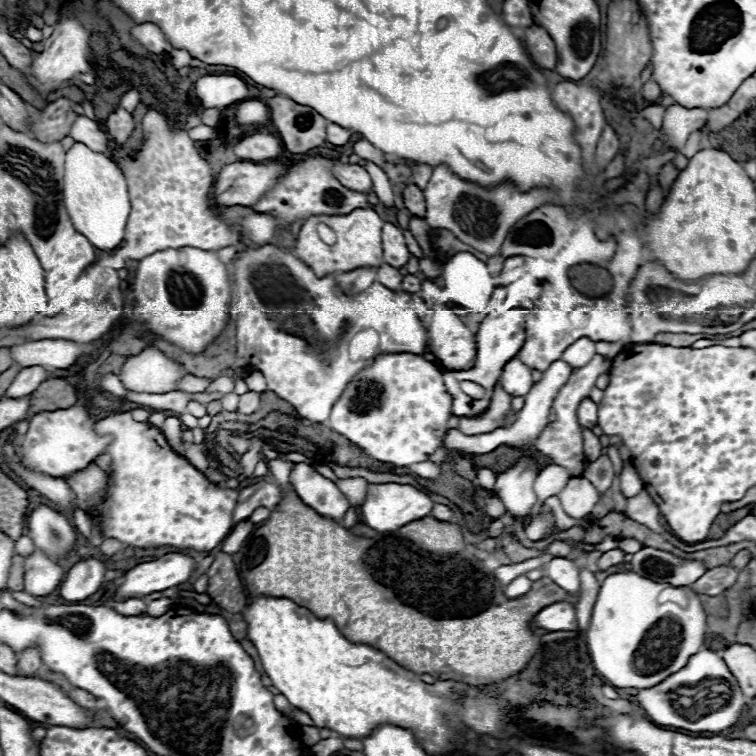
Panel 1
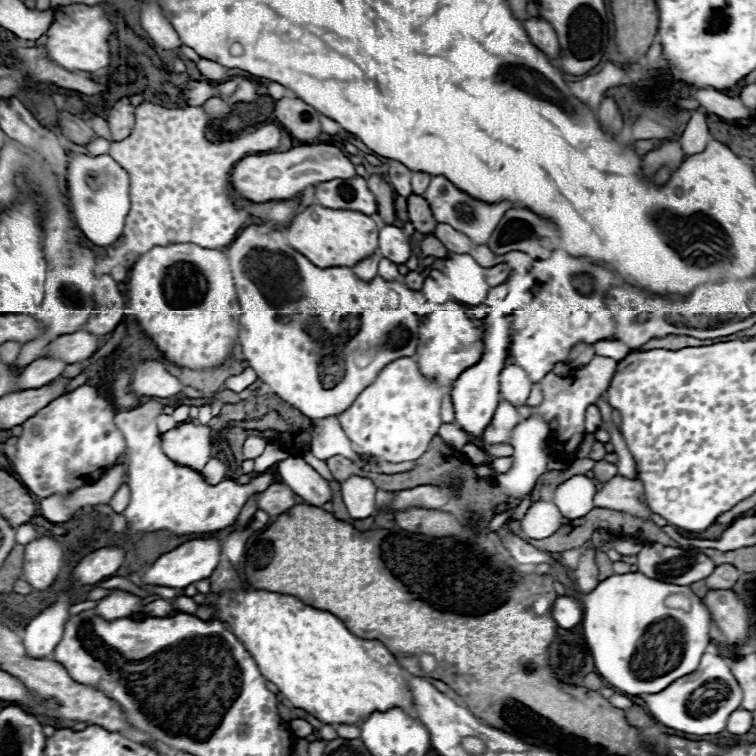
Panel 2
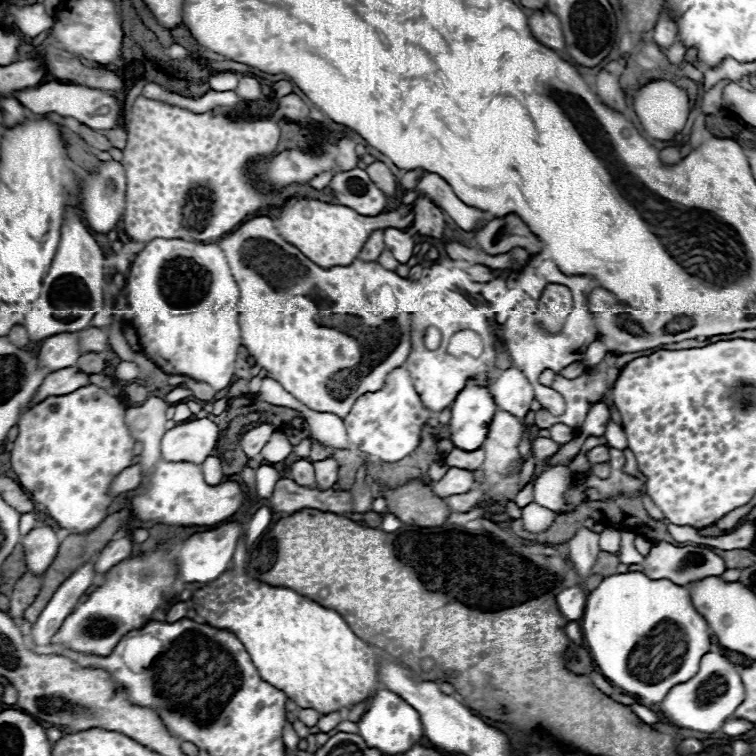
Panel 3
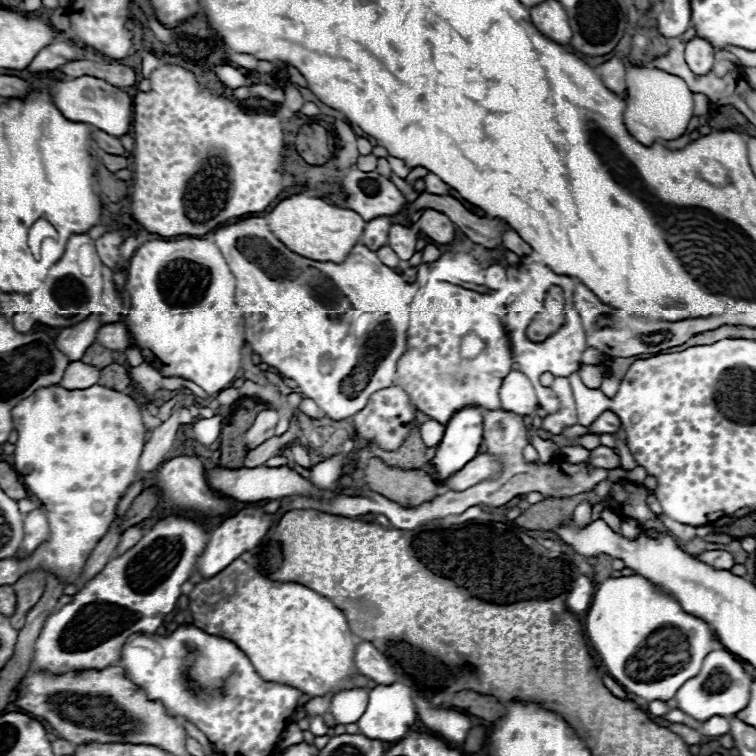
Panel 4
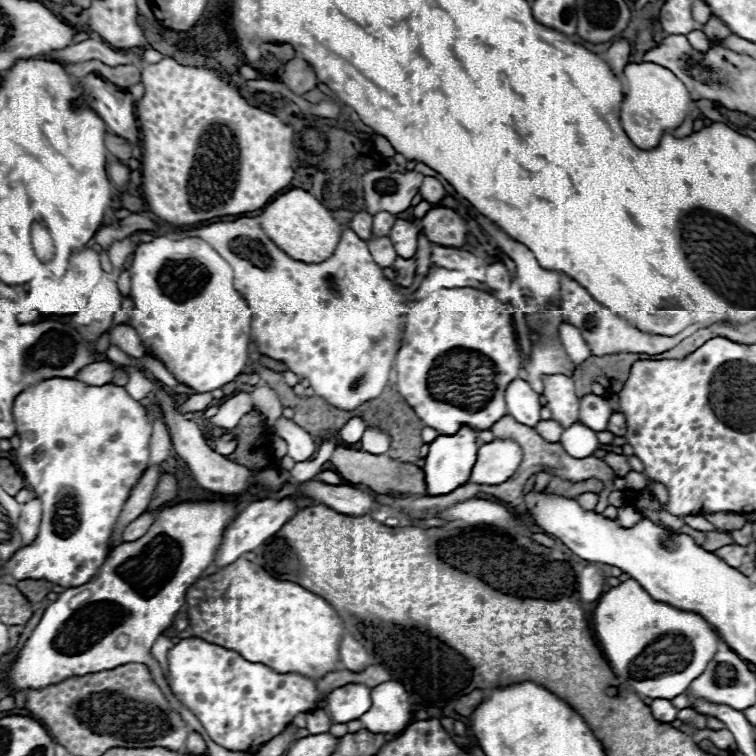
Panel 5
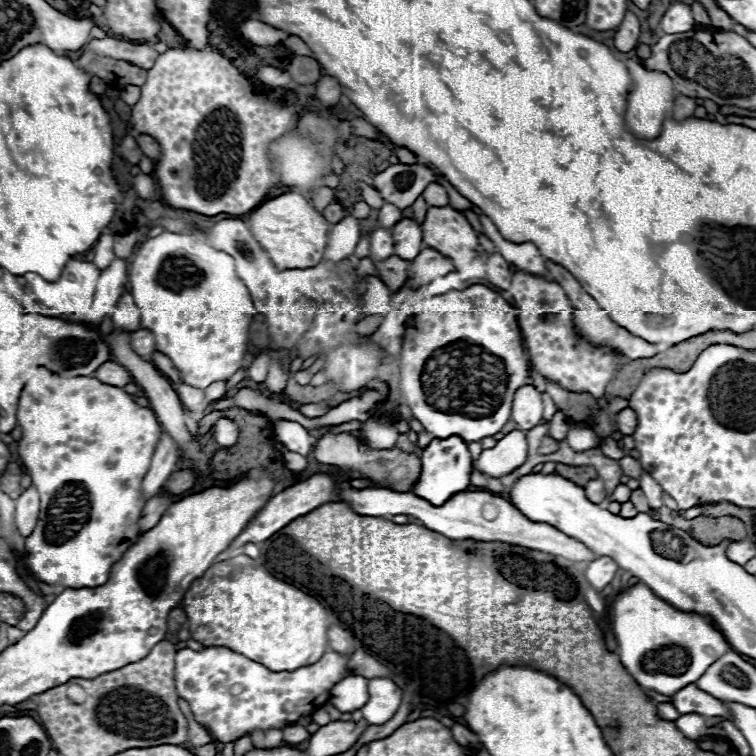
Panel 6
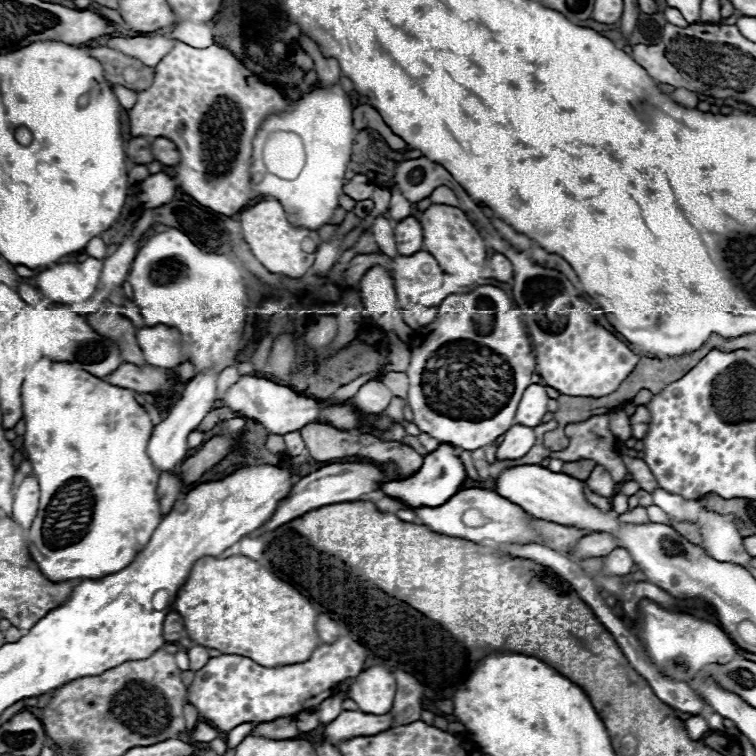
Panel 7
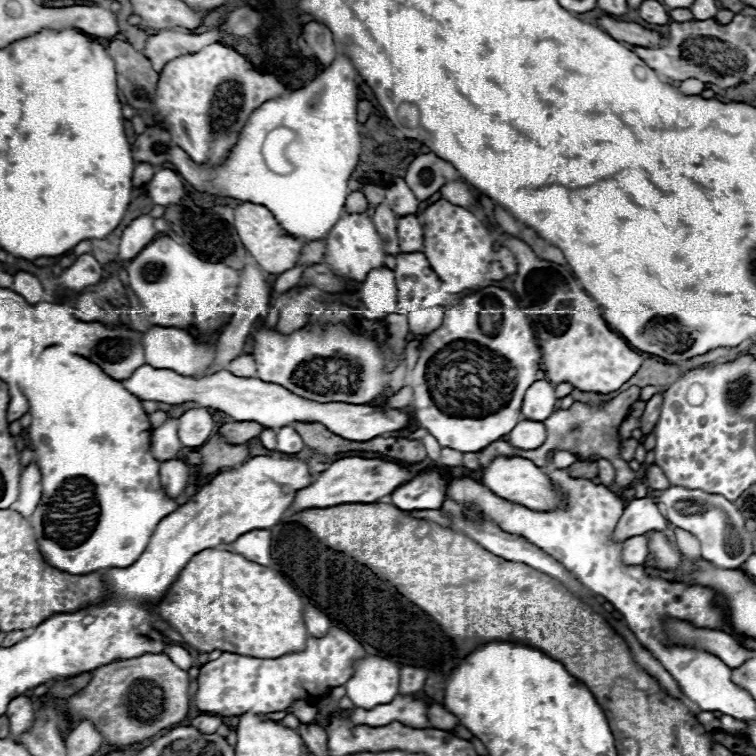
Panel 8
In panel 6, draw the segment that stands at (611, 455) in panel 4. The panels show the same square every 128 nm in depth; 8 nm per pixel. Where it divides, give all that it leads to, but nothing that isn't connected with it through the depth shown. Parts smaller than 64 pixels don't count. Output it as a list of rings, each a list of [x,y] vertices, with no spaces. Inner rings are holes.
[[[624,456],[618,460],[620,462],[620,468],[622,472],[628,476],[628,478],[638,478],[642,474],[642,466],[638,460],[634,460],[632,456]]]

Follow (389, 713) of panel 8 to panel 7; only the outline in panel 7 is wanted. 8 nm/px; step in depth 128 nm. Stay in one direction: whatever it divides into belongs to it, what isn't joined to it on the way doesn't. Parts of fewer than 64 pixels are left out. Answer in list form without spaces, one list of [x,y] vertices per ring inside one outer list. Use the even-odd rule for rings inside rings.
[[[344,710],[336,720],[326,724],[324,728],[324,742],[338,746],[344,740],[352,740],[358,736],[372,736],[388,730],[392,726],[392,714],[364,714],[354,710]]]

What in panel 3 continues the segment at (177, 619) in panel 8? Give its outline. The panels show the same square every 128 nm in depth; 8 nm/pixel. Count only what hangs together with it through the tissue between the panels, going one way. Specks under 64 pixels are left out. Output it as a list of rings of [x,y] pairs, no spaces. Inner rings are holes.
[[[242,538],[234,553],[234,570],[222,574],[216,582],[210,582],[206,588],[194,592],[192,606],[204,618],[204,622],[214,628],[236,634],[242,640],[248,654],[252,656],[252,662],[258,668],[262,680],[282,690],[300,708],[312,708],[320,714],[332,714],[332,712],[352,710],[356,704],[374,698],[376,692],[384,688],[380,686],[378,680],[378,664],[382,652],[360,640],[338,612],[324,608],[318,602],[290,588],[272,587],[246,576],[244,574],[246,557],[246,542]]]

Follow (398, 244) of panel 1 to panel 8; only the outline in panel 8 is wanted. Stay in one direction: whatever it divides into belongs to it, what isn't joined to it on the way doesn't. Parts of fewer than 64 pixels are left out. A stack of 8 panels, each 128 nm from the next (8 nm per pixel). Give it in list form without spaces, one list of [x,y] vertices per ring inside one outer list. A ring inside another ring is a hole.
[[[402,216],[398,220],[398,238],[400,238],[400,252],[420,252],[422,250],[422,224],[416,216]]]

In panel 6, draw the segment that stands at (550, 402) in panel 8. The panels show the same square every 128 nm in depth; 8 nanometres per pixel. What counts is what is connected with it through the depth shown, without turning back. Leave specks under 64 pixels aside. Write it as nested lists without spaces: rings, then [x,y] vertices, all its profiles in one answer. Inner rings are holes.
[[[520,386],[512,402],[512,420],[520,430],[530,430],[542,422],[542,394],[534,386]]]

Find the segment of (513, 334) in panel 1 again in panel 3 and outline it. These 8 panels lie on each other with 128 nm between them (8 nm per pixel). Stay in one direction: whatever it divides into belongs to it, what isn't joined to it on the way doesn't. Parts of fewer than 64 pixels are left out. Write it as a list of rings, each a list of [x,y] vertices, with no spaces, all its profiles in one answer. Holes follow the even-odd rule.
[[[468,382],[452,404],[452,442],[460,450],[478,450],[488,434],[488,422],[496,414],[496,402],[488,386]]]

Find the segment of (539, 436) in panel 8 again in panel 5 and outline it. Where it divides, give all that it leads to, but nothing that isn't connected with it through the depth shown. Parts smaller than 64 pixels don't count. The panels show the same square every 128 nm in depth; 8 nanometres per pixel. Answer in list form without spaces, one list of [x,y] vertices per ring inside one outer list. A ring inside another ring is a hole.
[[[494,440],[478,450],[478,460],[472,468],[468,484],[502,484],[506,482],[522,460],[522,448],[512,440]]]

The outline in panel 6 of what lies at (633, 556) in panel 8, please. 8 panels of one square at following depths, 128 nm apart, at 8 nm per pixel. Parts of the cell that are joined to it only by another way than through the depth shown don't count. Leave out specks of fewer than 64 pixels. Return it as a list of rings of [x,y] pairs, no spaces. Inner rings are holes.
[[[596,558],[586,568],[586,580],[596,590],[602,592],[614,578],[618,564],[612,558]]]

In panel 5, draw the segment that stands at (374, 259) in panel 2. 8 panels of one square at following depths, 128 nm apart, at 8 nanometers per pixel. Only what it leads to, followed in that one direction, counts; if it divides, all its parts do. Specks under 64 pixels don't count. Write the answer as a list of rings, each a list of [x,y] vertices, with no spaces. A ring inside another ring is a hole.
[[[378,212],[378,214],[374,214],[374,222],[372,222],[372,238],[388,236],[388,230],[392,228],[392,222],[396,222],[396,216],[392,216],[390,212]]]

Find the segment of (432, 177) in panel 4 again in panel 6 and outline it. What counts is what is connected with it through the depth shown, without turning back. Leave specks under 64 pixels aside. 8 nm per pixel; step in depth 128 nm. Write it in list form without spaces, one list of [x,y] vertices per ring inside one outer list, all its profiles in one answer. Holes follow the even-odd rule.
[[[430,182],[428,188],[422,192],[424,200],[428,206],[448,206],[448,196],[446,196],[446,190],[436,184],[436,182]]]

